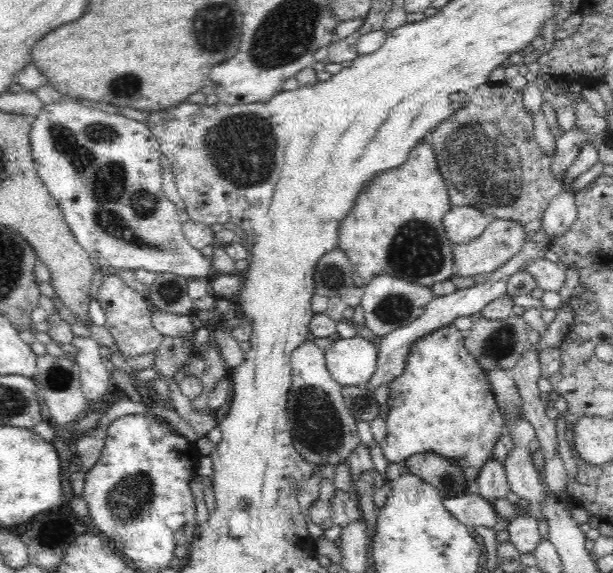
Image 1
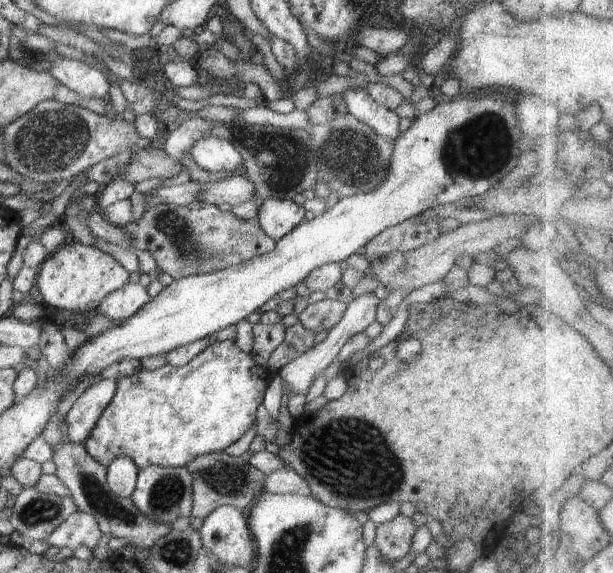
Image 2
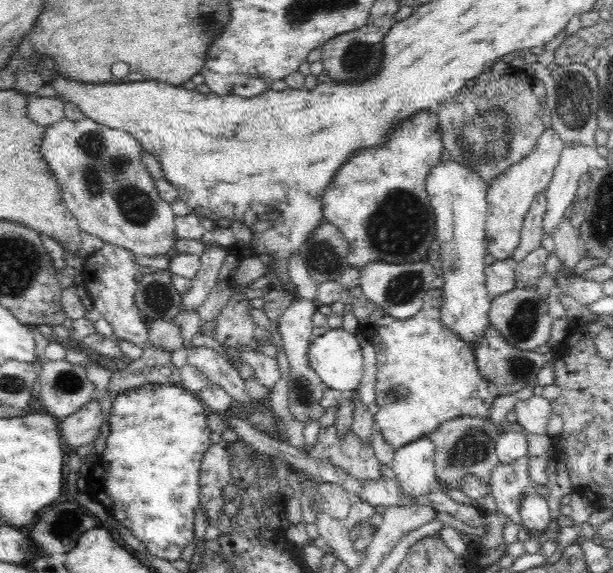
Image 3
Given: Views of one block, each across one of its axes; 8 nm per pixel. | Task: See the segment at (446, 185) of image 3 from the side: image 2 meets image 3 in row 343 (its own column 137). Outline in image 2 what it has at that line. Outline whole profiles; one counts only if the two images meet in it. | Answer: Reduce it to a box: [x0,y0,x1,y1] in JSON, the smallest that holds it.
[105,456,139,498]

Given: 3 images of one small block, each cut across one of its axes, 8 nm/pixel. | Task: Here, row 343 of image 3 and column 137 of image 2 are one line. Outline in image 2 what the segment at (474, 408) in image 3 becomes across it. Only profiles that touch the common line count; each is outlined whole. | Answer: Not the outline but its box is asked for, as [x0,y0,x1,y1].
[85,340,267,469]

